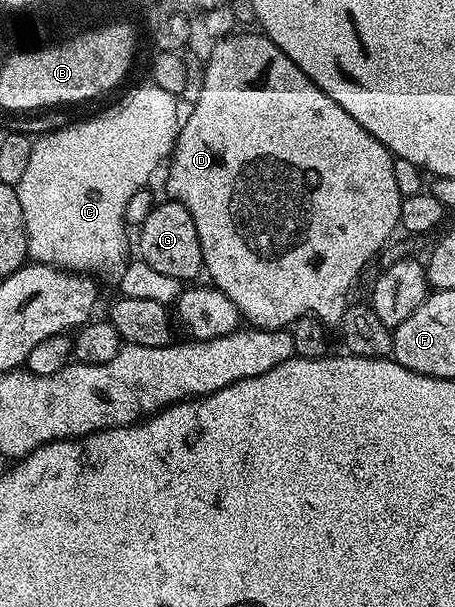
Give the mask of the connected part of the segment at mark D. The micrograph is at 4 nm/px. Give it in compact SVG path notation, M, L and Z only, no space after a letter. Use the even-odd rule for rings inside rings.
M244 31L239 35L229 35L223 39L217 40L216 45L212 49L212 54L206 57L205 64L205 82L202 86L202 95L198 95L198 101L191 106L188 117L183 118L180 131L176 134L176 145L172 148L170 160L167 162L166 170L168 169L168 193L167 196L171 200L182 203L182 207L186 207L186 211L190 211L190 219L194 219L194 227L198 227L198 243L202 243L202 259L204 260L204 269L209 273L211 284L215 288L220 289L228 298L230 303L234 303L234 307L243 310L246 303L244 301L256 301L256 313L260 317L264 317L268 313L268 297L304 297L304 305L309 314L315 315L324 322L325 326L336 327L339 326L340 320L344 312L348 310L350 298L348 292L352 289L352 284L360 277L360 272L363 271L364 265L368 265L376 257L376 252L387 243L392 237L392 232L397 232L400 223L400 202L402 200L402 192L400 193L400 181L396 178L396 165L392 153L382 144L378 139L374 139L374 135L370 135L370 131L366 131L366 127L362 127L362 123L358 123L358 119L354 119L350 115L346 115L346 111L342 111L342 107L338 107L338 103L334 103L334 99L330 99L330 95L326 95L313 81L301 71L301 69L291 61L276 46L273 41L259 32L248 33L252 31Z

